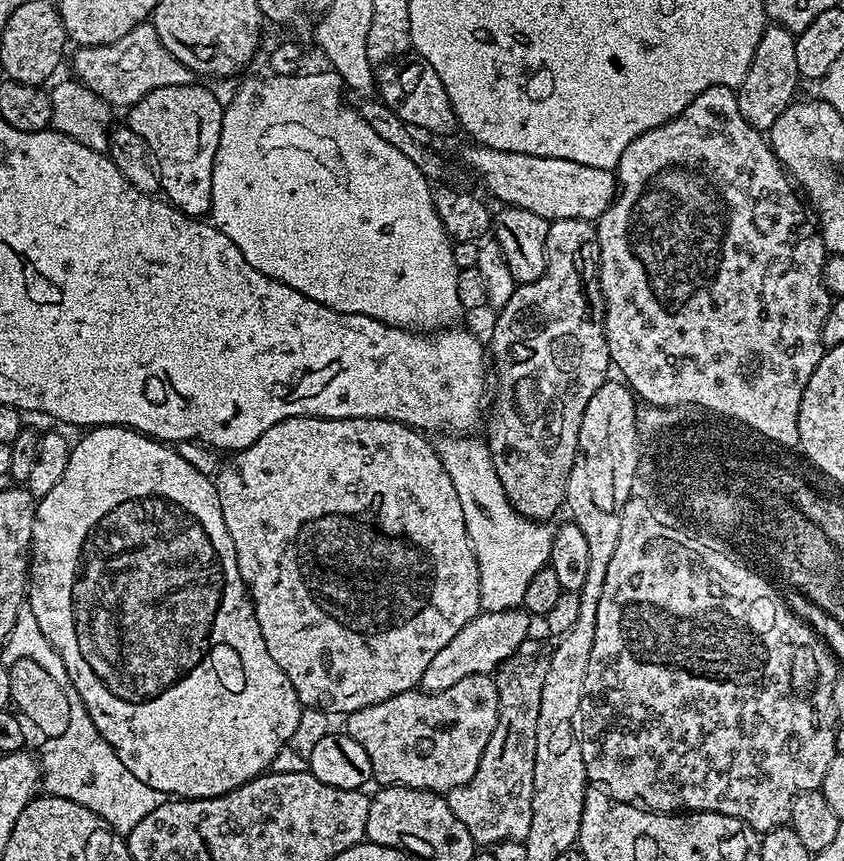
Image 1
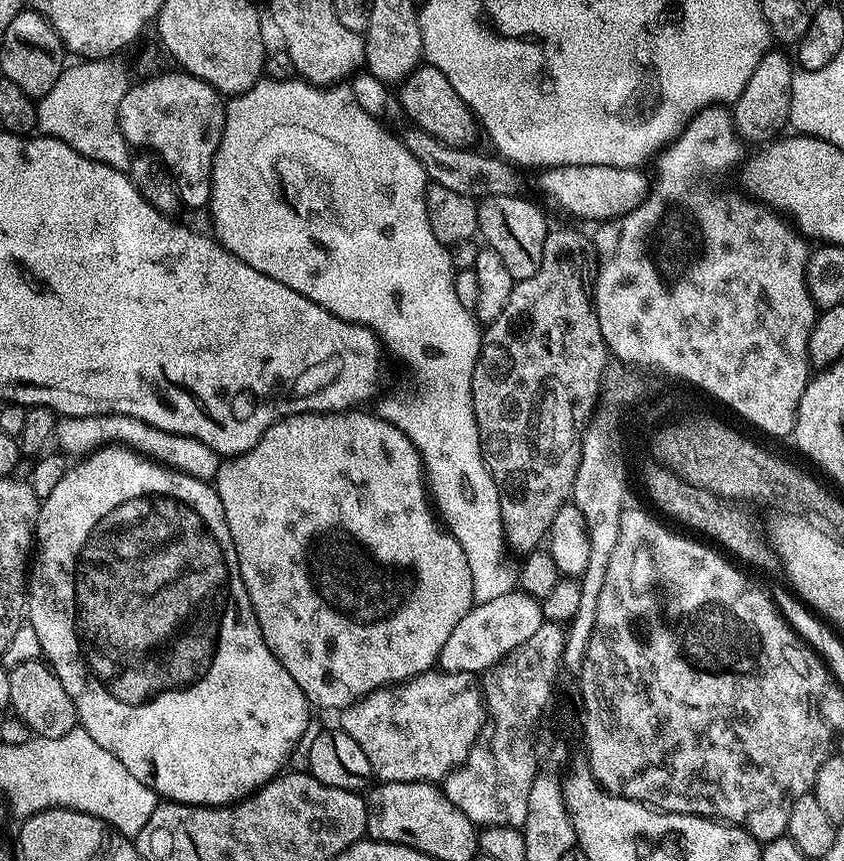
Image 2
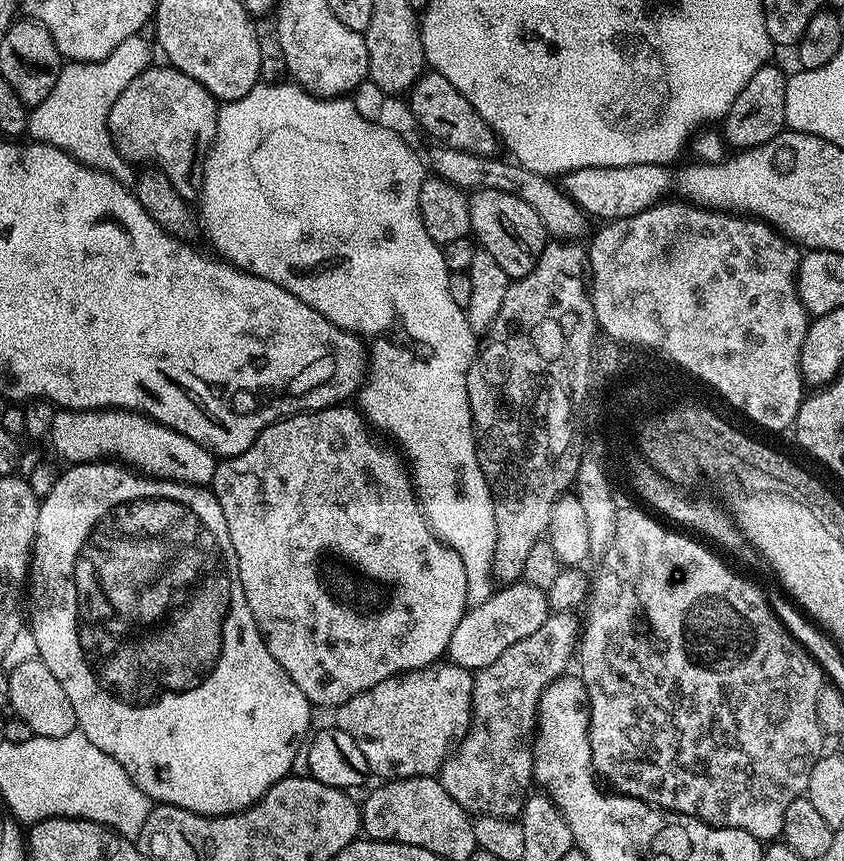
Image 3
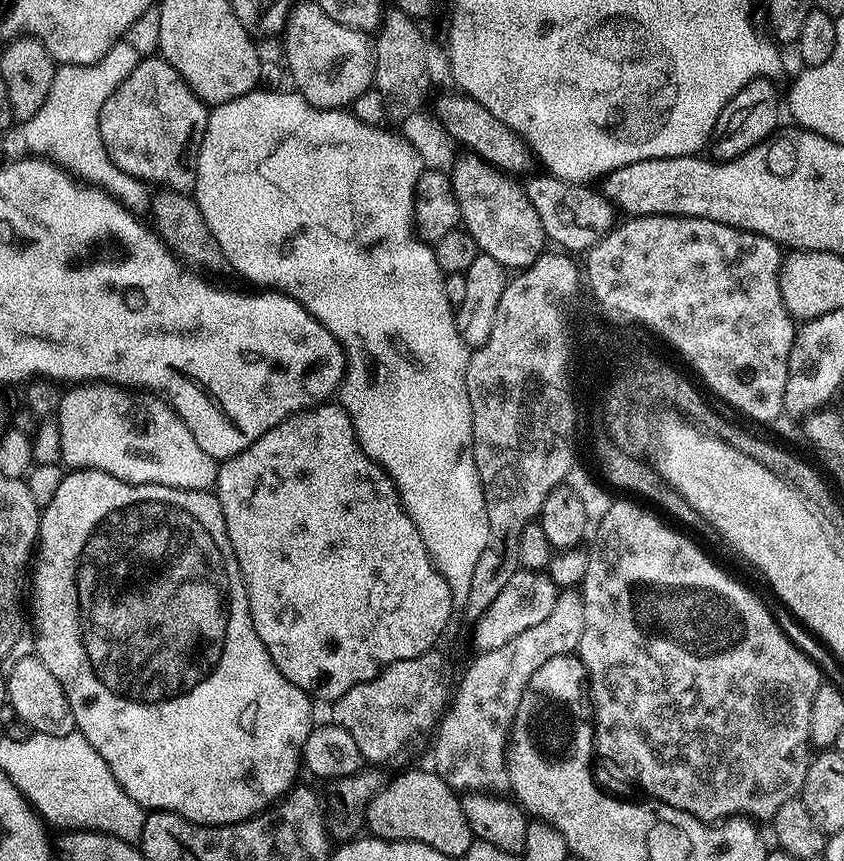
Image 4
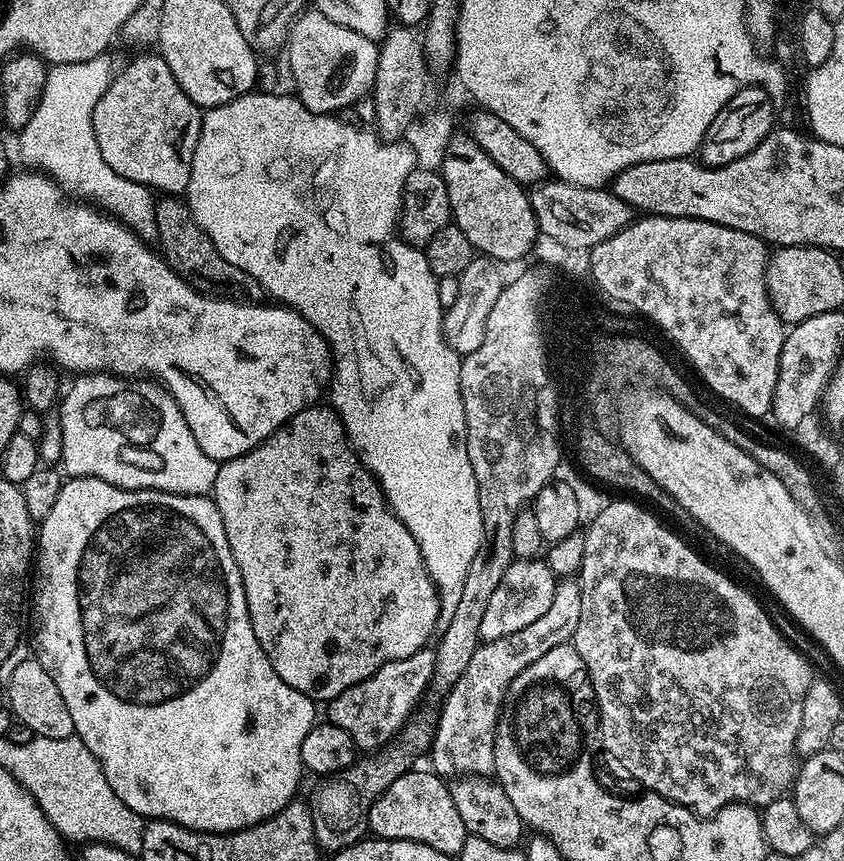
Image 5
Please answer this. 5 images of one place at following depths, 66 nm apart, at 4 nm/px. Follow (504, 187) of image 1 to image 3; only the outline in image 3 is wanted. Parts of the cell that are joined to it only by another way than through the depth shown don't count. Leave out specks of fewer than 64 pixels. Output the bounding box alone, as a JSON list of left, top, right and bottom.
[562,164,665,222]

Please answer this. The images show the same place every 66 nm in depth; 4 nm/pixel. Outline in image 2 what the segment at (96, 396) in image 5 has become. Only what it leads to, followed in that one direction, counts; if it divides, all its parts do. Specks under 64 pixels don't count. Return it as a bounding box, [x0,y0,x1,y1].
[54,416,222,482]

